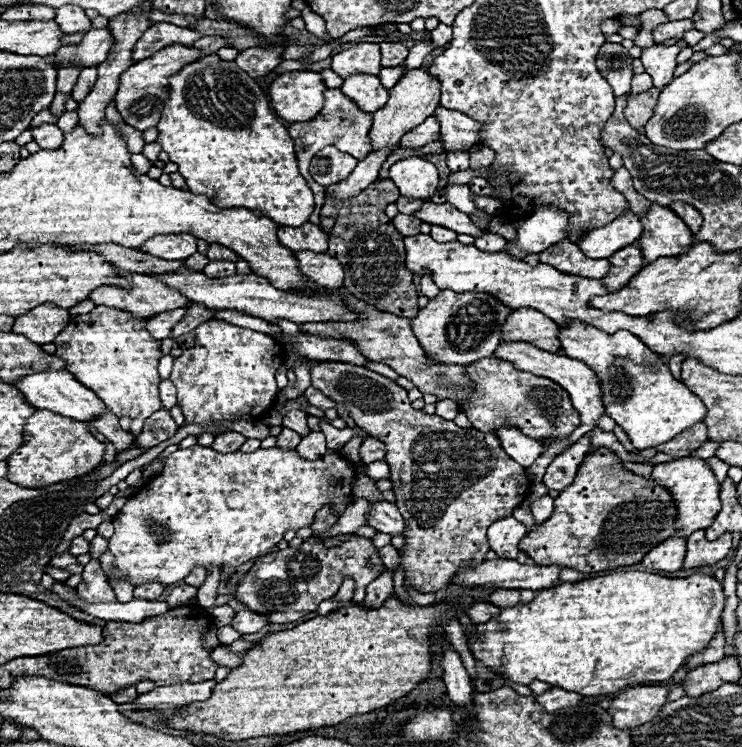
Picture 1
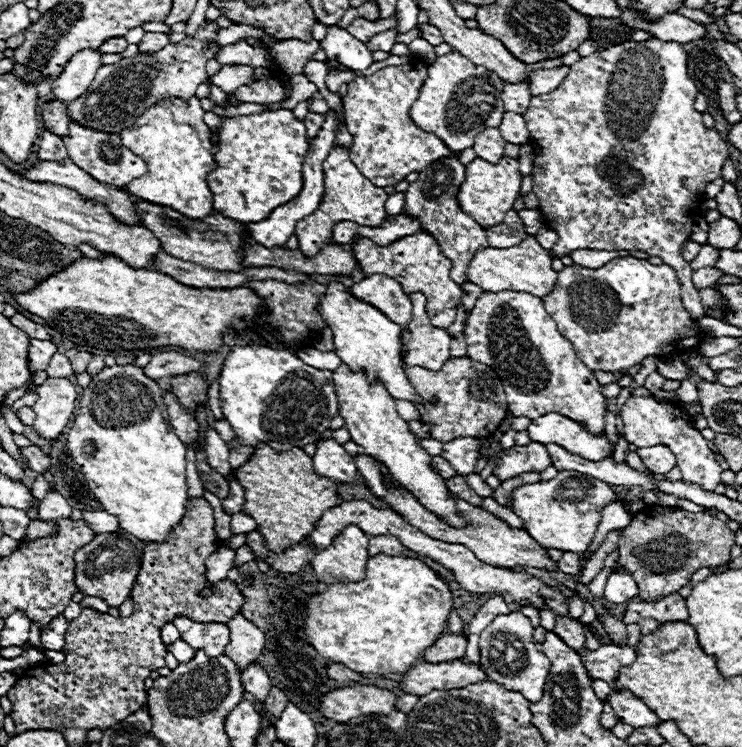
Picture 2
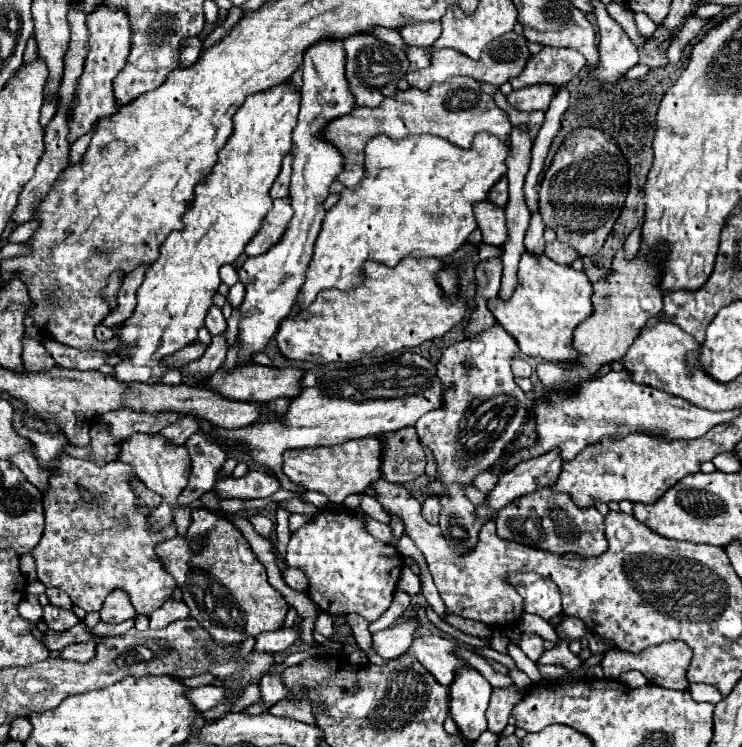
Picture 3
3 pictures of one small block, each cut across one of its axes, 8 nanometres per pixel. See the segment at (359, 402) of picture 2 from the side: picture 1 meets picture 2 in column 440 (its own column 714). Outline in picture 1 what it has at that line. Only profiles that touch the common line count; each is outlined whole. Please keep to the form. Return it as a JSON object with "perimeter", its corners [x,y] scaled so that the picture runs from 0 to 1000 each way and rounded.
{"perimeter":[[[925,610],[919,616],[884,621],[879,629],[879,640],[881,645],[887,645],[887,651],[898,653],[906,661],[906,669],[914,685],[911,699],[908,699],[911,712],[906,715],[908,720],[927,720],[938,710],[957,707],[957,701],[962,699],[962,691],[968,691],[970,685],[970,669],[968,669],[970,648],[965,645],[960,629],[949,621],[949,616]]]}

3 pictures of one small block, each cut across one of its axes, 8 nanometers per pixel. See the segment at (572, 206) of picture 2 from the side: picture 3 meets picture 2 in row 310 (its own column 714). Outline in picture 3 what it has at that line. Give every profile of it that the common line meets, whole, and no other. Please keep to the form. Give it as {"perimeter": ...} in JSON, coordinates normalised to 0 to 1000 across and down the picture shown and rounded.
{"perimeter":[[[930,916],[927,926],[933,929],[933,934],[938,940],[960,940],[960,942],[965,942],[965,940],[973,937],[973,929],[957,916]]]}

